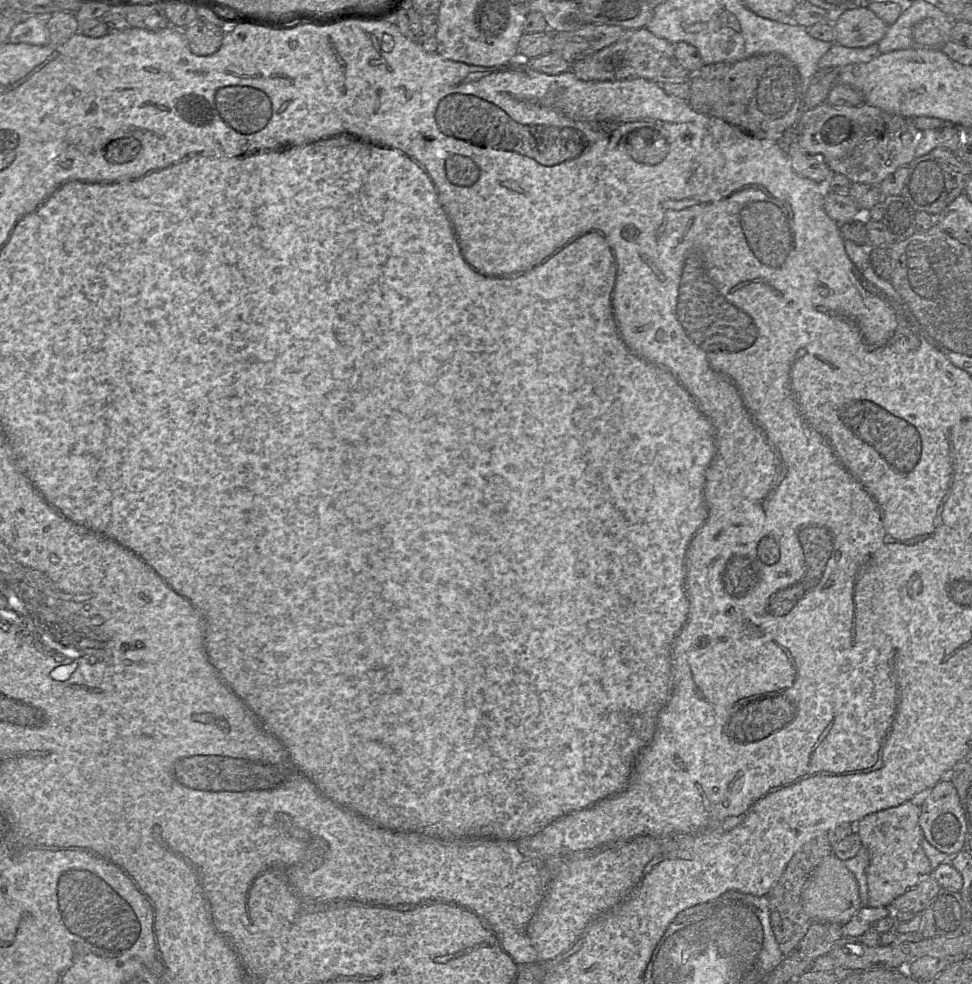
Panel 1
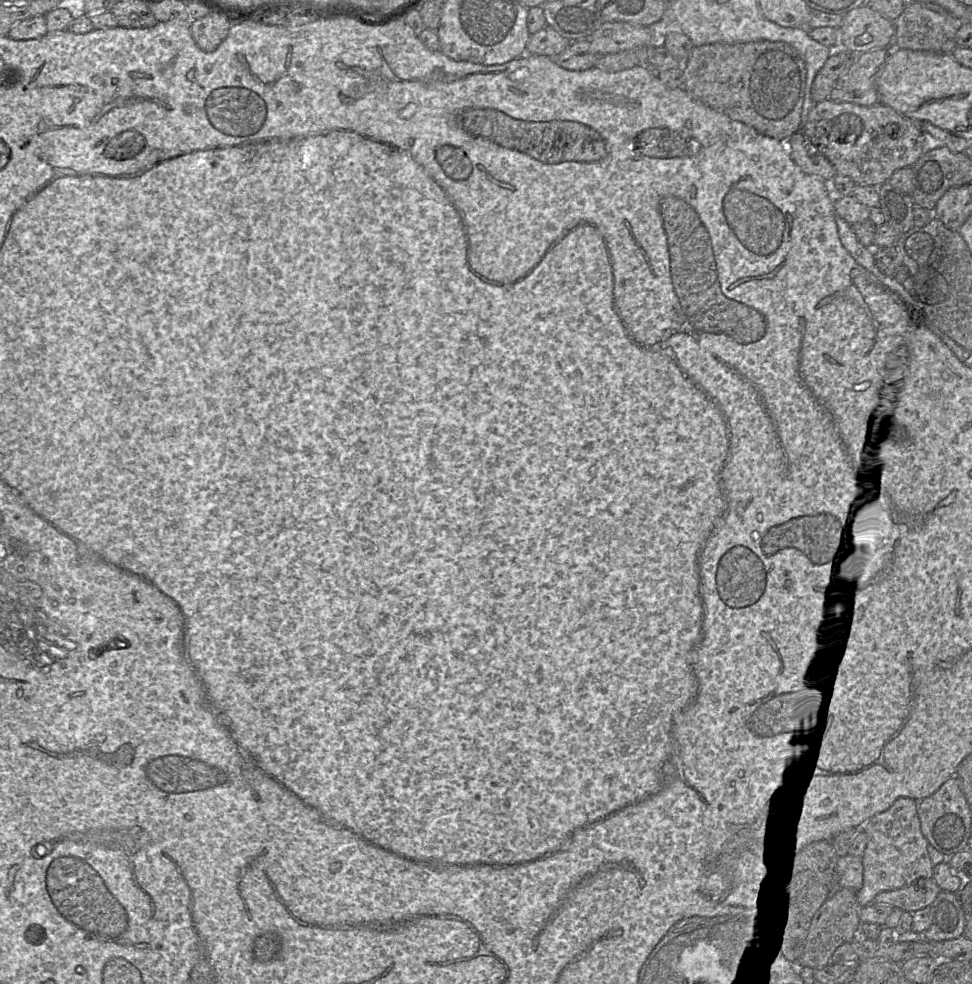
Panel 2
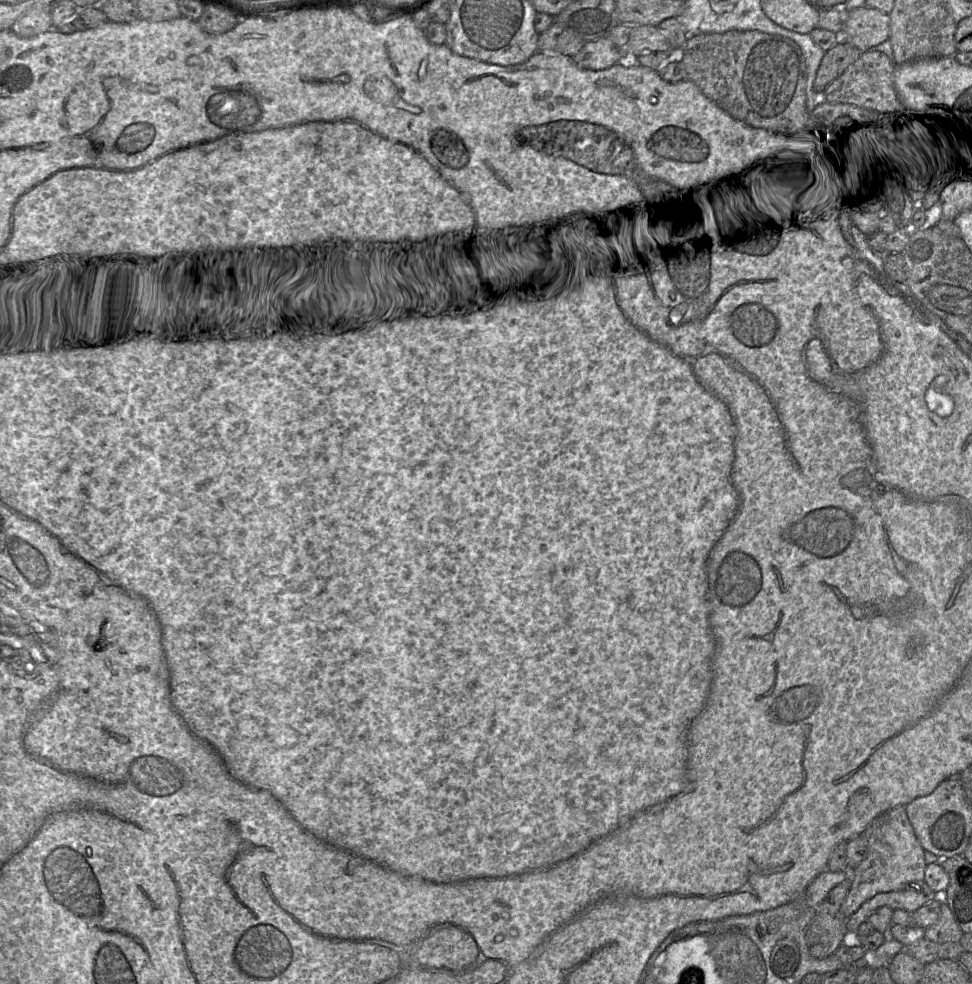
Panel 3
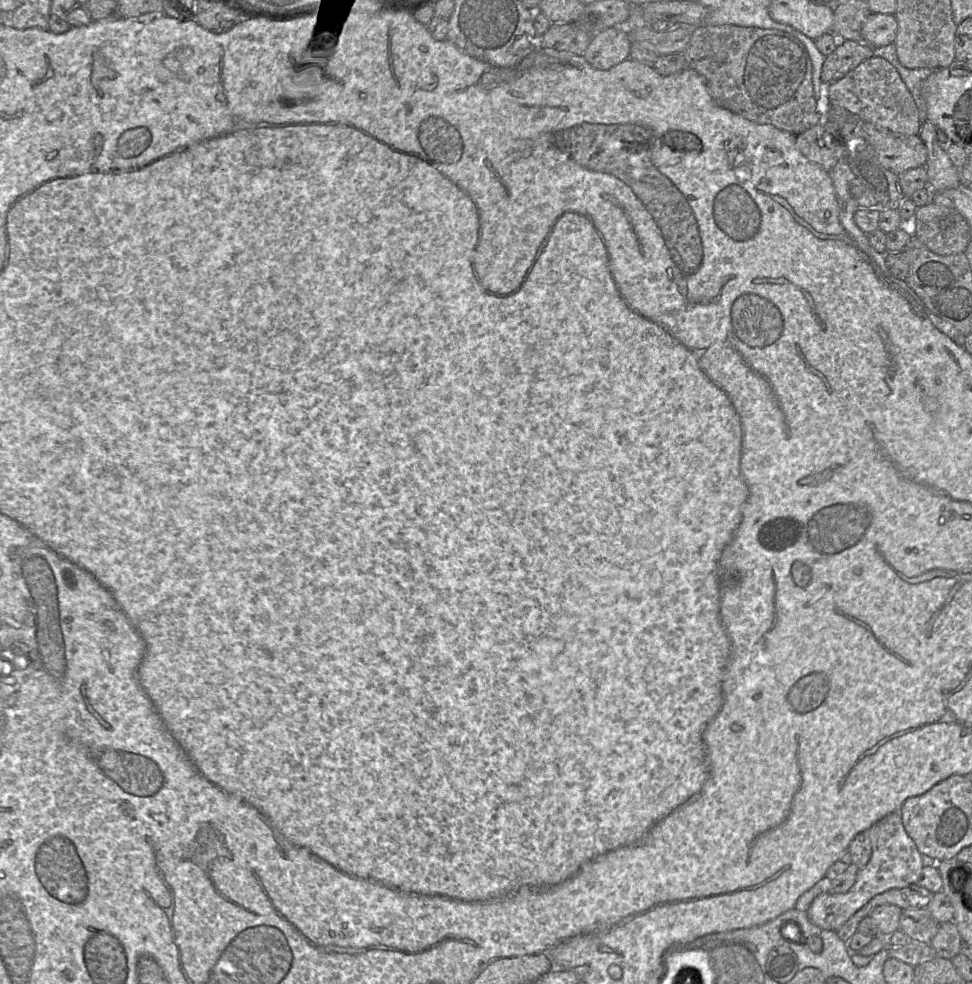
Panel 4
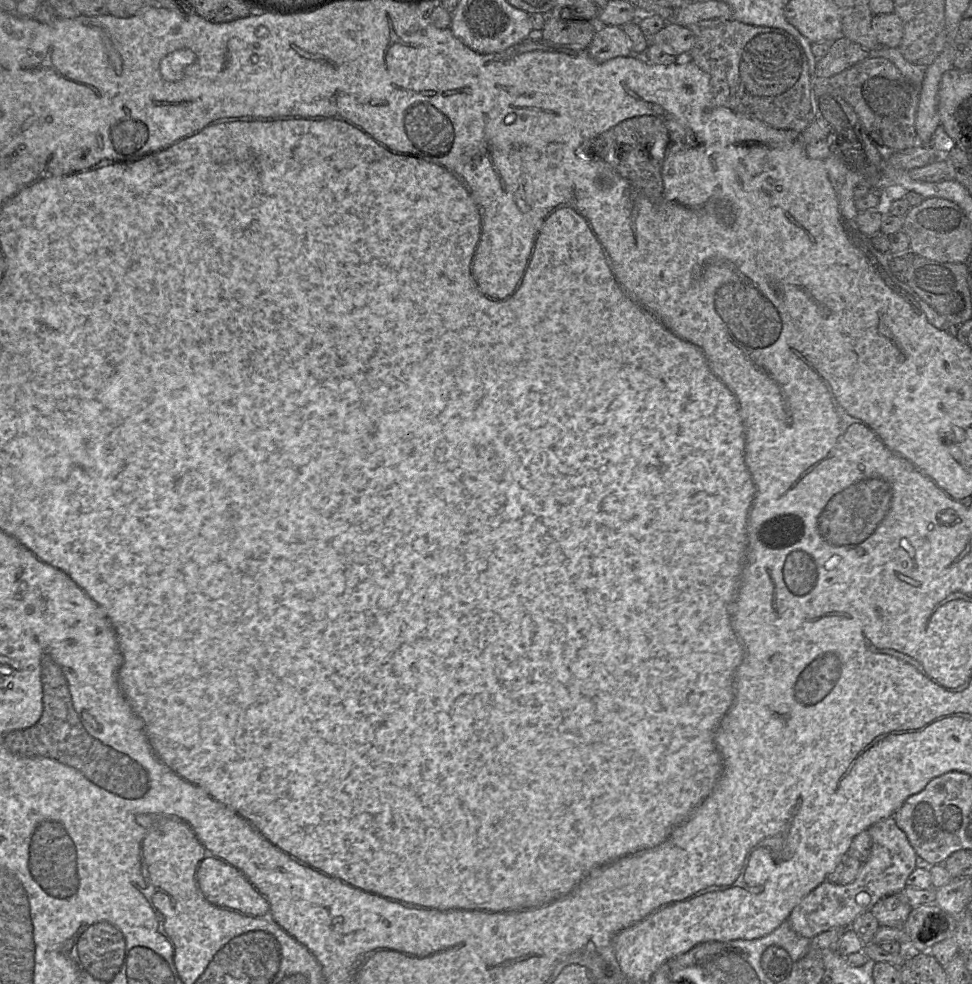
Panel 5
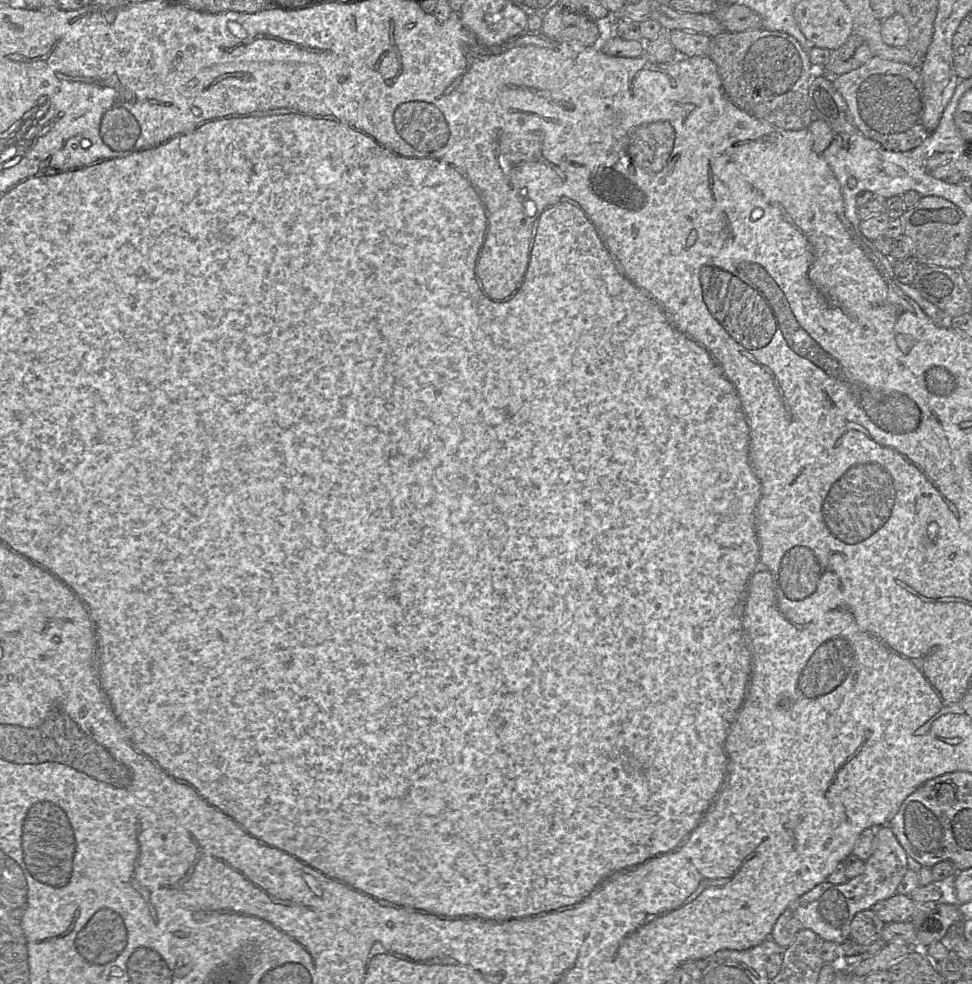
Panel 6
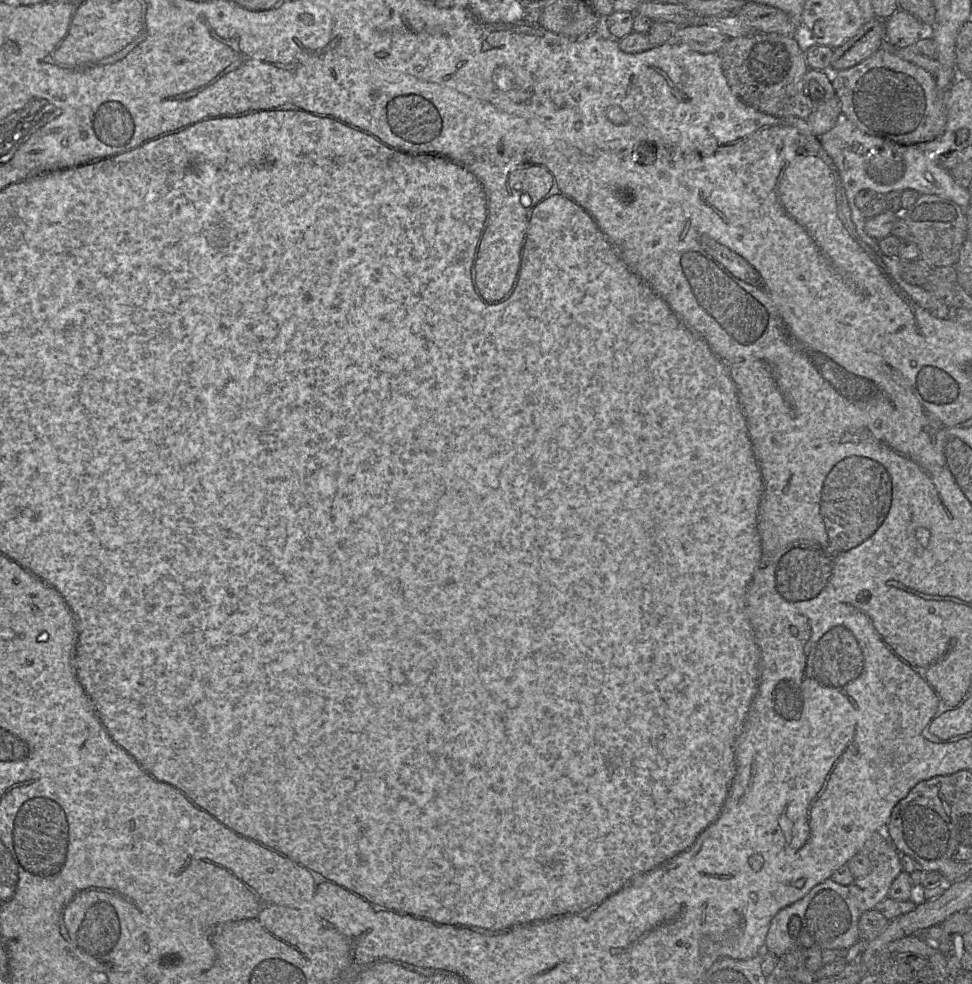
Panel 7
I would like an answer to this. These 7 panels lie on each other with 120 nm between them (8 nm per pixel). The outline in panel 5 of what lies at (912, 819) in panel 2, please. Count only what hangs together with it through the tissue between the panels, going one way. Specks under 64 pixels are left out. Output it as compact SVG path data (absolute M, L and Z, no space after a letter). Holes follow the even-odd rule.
M893 817L873 824L868 831L872 839L871 852L868 859L862 864L855 880L845 885L831 883L825 880L793 908L787 921L797 935L811 939L832 928L850 928L857 916L870 911L872 906L879 900L894 895L906 888L907 878L917 868L917 854L911 846L906 834L896 825Z

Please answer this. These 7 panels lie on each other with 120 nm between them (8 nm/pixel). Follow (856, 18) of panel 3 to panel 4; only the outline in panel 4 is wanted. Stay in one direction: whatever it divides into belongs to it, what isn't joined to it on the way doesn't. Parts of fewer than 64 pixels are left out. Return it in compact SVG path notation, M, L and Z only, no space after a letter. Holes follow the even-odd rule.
M870 13L862 26L862 42L872 48L894 44L897 21L892 14Z

